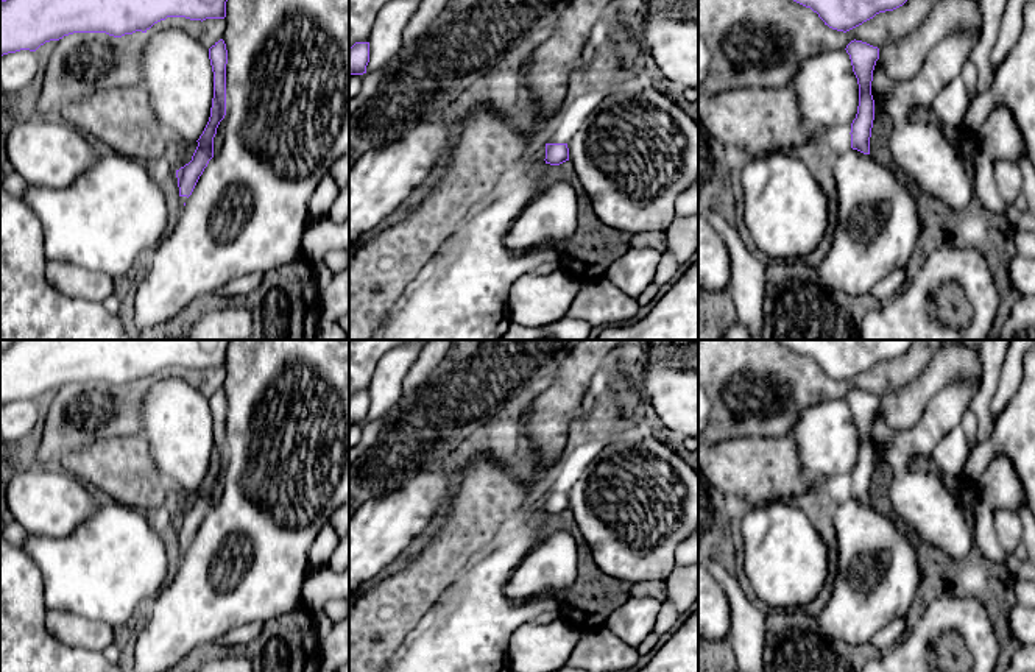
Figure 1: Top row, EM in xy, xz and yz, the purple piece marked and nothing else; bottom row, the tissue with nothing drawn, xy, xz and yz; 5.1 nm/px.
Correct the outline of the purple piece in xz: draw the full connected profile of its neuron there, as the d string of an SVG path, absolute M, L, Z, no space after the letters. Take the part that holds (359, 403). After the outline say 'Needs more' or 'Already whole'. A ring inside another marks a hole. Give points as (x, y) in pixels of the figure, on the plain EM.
M355 391L349 398L349 424L366 423L368 412L369 412L369 391Z. Already whole

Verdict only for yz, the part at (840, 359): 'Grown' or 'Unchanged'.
Unchanged

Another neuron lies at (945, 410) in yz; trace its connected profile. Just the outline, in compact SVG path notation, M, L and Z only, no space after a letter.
M980 380L951 382L929 399L918 423L904 430L890 427L878 409L871 430L874 455L881 454L893 474L907 471L915 457L931 458L937 444L962 424L979 390Z

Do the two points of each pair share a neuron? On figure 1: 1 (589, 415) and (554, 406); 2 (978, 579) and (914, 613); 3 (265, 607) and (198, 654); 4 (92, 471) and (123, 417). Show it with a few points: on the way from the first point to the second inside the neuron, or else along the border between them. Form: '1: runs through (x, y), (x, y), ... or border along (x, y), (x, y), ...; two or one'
1: border along (597, 384), (586, 393), (574, 418); two
2: runs through (960, 574), (943, 576), (925, 596); one
3: border along (212, 641), (198, 644), (186, 655); two
4: border along (128, 434), (141, 435); two

